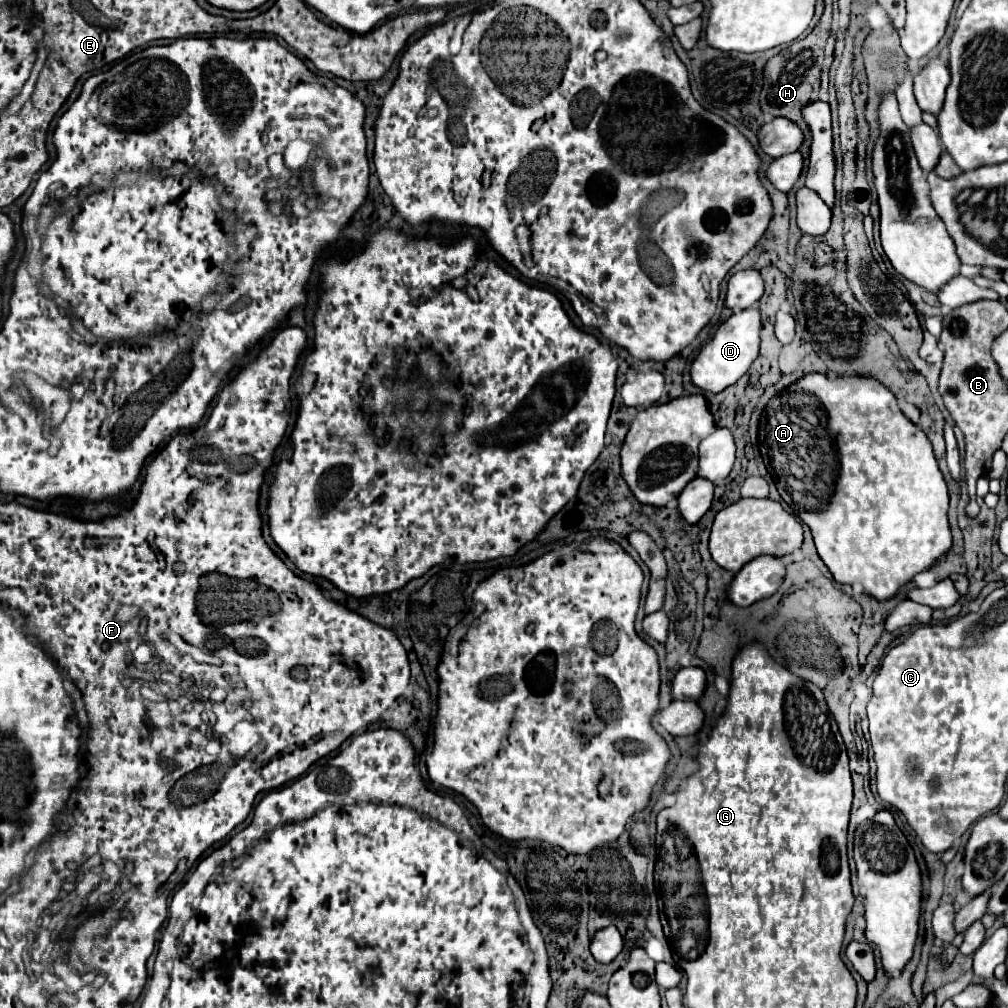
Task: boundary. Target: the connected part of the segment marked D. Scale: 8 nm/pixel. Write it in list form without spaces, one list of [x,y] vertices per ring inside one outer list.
[[[749,307],[743,311],[733,313],[715,333],[715,337],[701,349],[697,359],[691,365],[691,379],[693,383],[703,391],[719,393],[725,387],[733,385],[737,379],[741,379],[751,363],[759,357],[759,345],[761,345],[761,311],[759,307]]]

